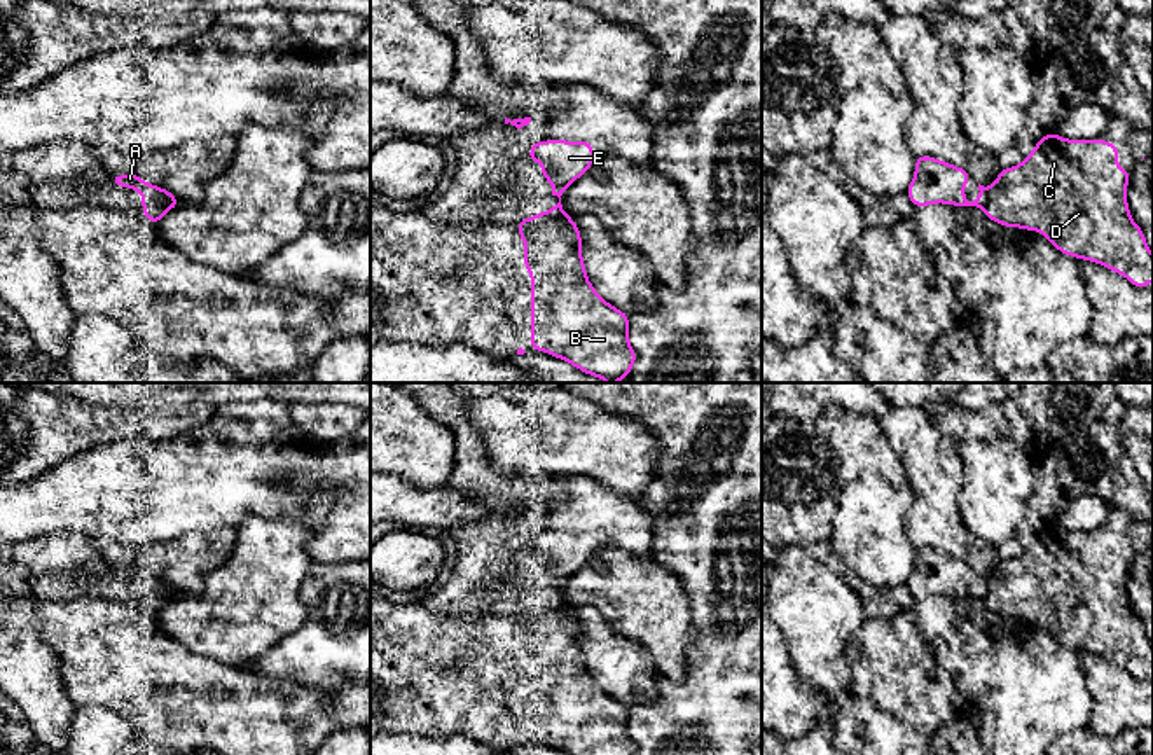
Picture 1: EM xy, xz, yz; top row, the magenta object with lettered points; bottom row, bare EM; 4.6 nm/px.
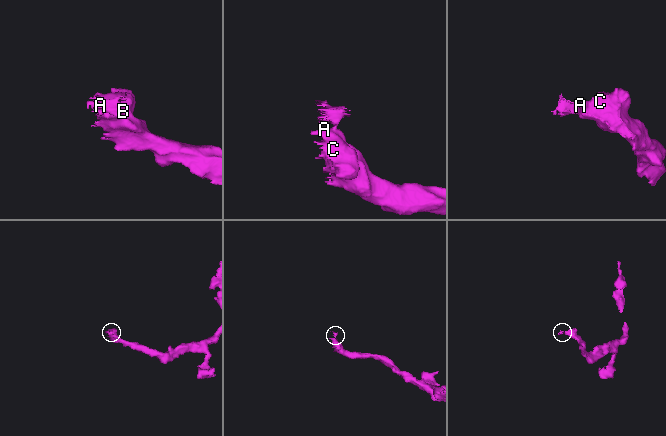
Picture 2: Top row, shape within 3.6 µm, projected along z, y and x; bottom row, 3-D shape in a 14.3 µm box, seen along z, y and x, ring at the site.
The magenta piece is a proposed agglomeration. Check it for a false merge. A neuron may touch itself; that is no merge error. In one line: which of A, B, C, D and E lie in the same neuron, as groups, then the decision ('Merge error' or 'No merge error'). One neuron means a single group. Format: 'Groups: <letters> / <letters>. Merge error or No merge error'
Groups: A B C D / E. Merge error

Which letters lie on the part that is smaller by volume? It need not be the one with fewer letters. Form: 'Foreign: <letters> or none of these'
Foreign: E

